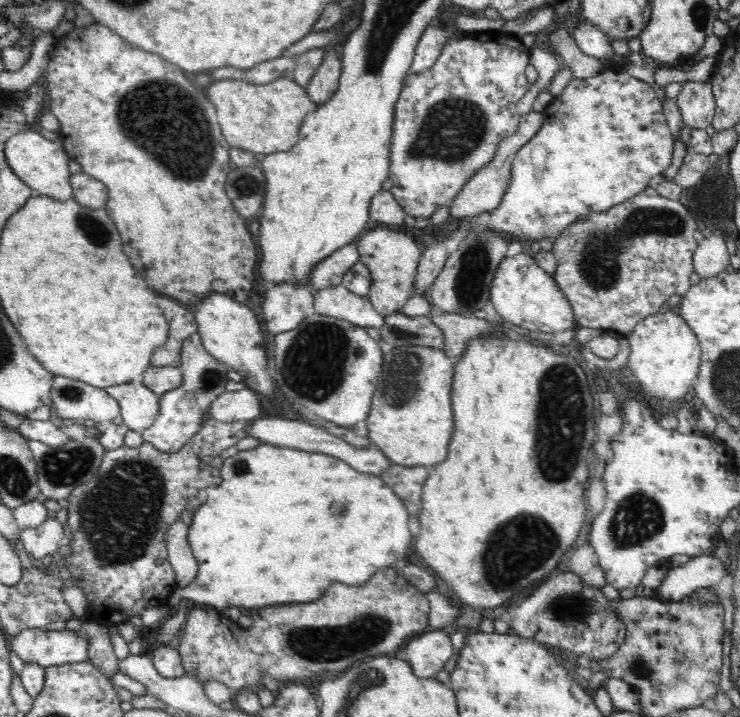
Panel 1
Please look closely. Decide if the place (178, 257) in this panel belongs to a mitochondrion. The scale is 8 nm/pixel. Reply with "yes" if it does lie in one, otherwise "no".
no

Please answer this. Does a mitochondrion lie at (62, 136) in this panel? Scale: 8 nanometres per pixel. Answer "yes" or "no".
no

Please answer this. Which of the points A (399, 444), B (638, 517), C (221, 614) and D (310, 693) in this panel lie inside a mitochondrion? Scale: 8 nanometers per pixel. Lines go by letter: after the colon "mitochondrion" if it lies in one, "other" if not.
A: other
B: mitochondrion
C: other
D: other

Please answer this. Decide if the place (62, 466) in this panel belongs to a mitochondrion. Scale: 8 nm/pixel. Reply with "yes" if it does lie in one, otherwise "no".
yes

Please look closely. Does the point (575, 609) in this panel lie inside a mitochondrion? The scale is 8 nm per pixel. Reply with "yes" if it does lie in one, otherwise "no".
yes

